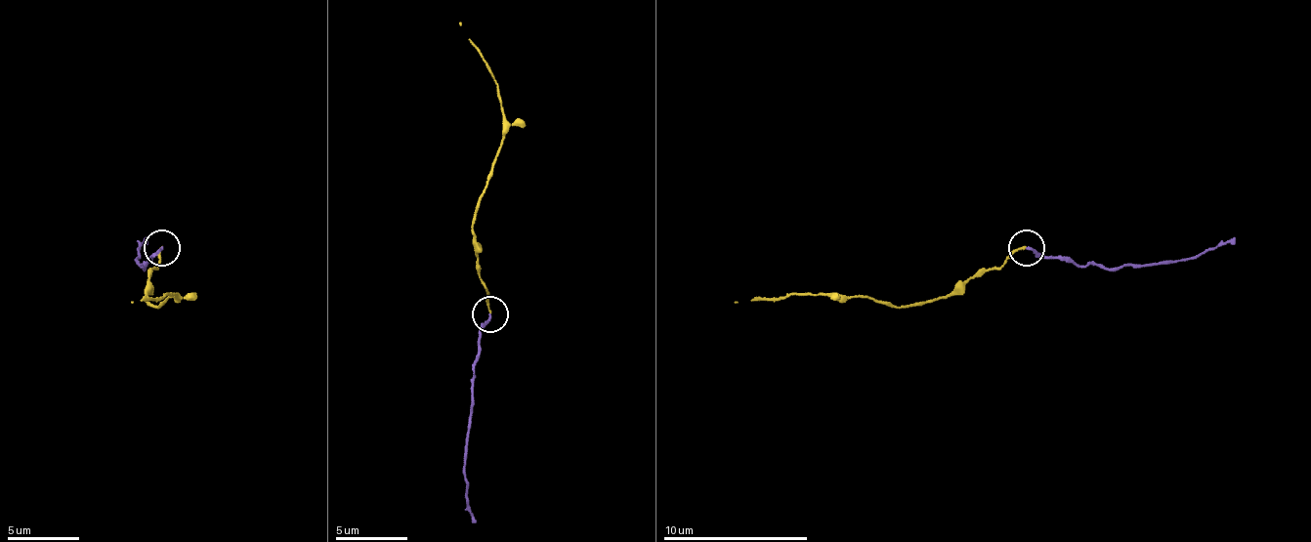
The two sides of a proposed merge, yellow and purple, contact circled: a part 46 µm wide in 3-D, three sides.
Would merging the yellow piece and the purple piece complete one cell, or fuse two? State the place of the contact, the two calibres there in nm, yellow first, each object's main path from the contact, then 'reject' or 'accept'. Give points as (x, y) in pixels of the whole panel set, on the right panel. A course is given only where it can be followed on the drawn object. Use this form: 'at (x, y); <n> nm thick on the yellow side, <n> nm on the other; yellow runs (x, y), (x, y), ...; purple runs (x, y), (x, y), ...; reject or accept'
at (1026, 247); 130 nm thick on the yellow side, 180 nm on the other; yellow runs (1027, 247), (997, 269), (980, 269), (944, 297), (910, 305), (809, 294), (734, 301); purple runs (1027, 247), (1045, 258), (1071, 258), (1078, 265), (1121, 269), (1186, 261), (1215, 250), (1234, 235); accept

